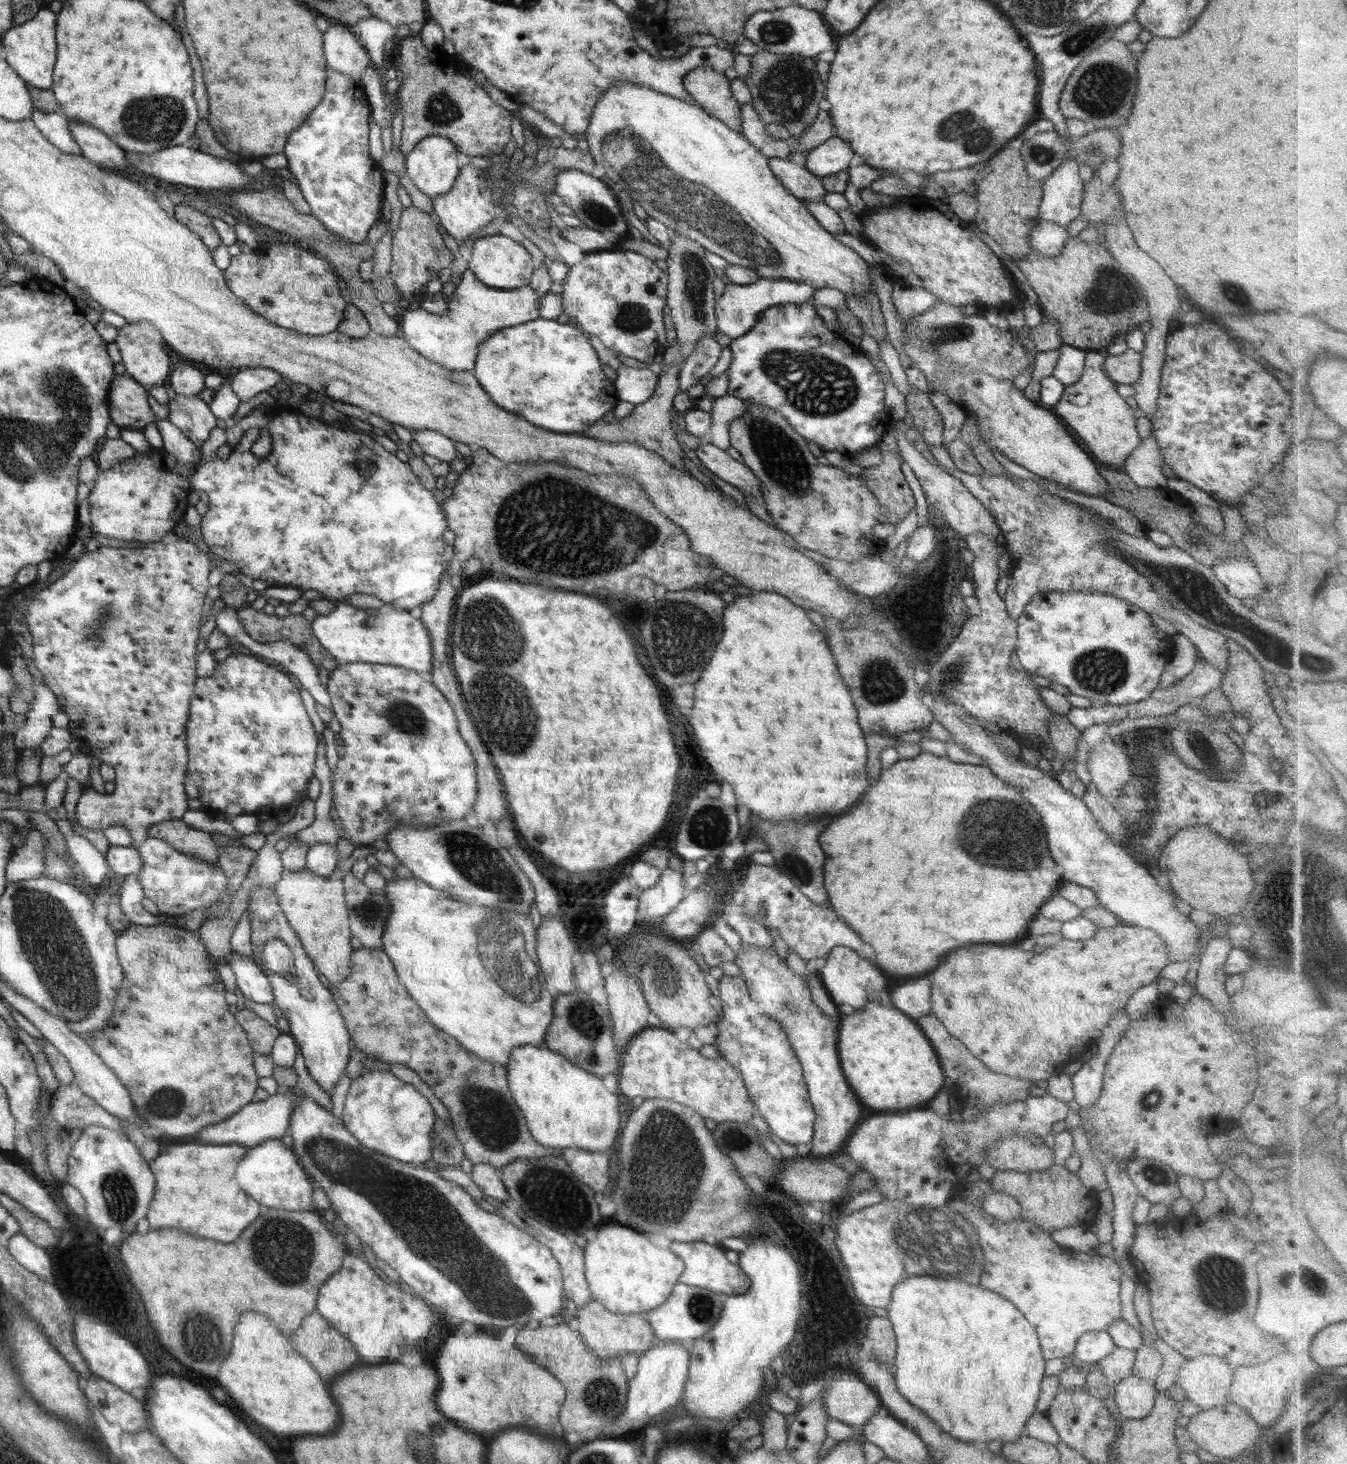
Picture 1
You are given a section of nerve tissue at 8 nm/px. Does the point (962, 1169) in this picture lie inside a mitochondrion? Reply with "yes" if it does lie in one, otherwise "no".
no

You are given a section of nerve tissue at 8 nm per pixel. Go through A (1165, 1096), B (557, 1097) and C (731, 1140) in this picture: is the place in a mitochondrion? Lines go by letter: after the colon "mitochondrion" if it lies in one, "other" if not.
A: mitochondrion
B: other
C: mitochondrion

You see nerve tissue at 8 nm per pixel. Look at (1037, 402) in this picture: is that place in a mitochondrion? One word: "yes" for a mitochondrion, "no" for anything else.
no

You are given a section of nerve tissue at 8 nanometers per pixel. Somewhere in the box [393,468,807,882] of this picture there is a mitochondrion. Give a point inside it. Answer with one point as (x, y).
(573, 544)

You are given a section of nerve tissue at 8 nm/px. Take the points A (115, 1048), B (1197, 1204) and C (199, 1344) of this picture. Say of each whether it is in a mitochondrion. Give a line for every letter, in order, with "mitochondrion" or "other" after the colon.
A: other
B: other
C: mitochondrion

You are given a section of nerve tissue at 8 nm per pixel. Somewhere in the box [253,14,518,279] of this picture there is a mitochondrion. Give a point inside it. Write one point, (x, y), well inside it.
(440, 108)

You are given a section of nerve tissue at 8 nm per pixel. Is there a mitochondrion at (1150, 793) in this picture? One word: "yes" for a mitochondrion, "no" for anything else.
no

